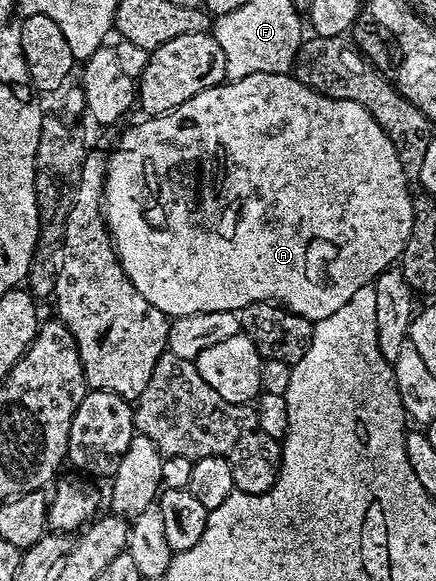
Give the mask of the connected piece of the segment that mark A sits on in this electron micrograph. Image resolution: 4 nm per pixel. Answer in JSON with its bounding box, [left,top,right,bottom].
[102,73,414,323]

